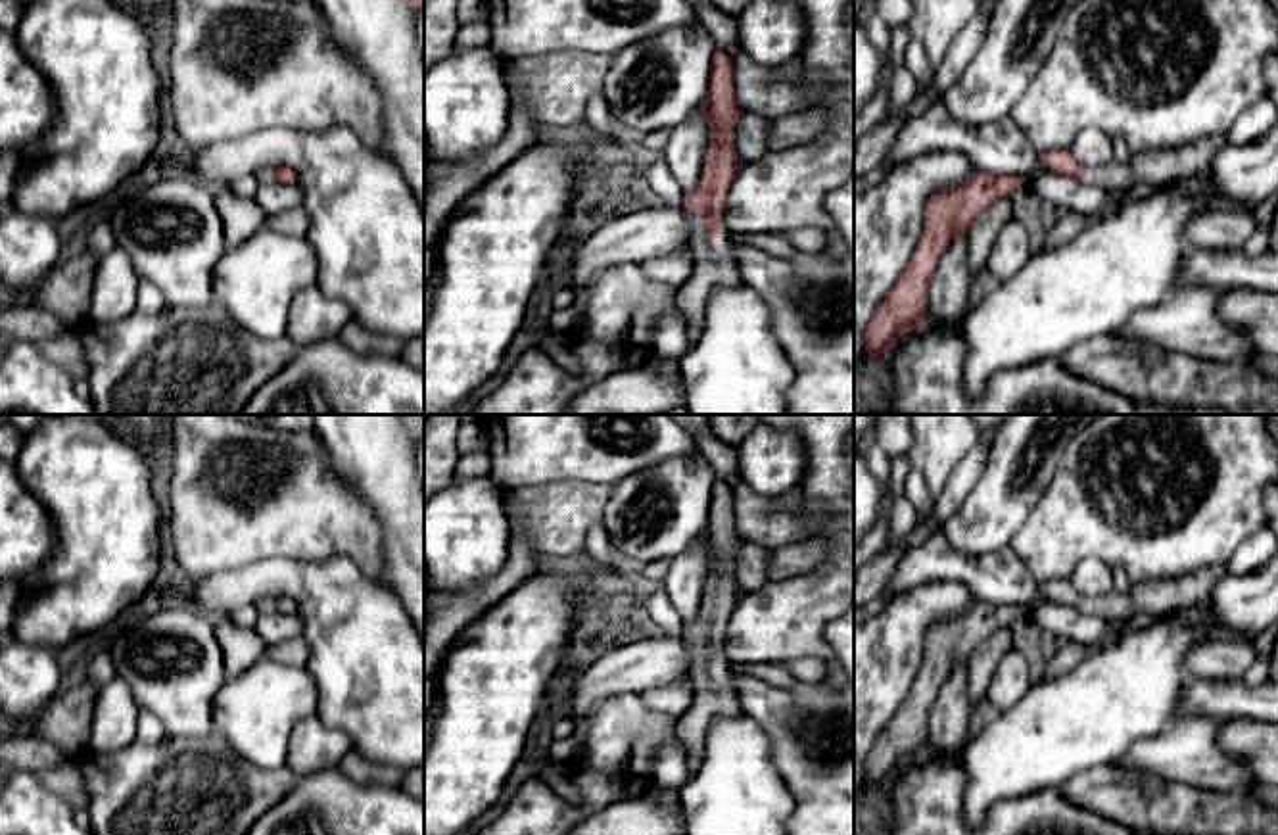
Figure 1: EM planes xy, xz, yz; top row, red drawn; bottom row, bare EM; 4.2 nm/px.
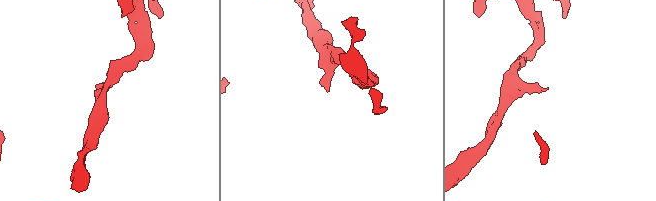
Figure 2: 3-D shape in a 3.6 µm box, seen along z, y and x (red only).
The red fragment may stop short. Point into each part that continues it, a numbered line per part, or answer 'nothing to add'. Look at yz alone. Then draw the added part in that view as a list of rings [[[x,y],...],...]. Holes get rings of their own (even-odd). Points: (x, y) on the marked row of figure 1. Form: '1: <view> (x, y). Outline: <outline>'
1: yz (1158, 166). Outline: [[[1205,136],[1178,148],[1136,152],[1128,163],[1113,159],[1088,167],[1084,180],[1109,190],[1128,190],[1138,182],[1163,184],[1205,171],[1224,144],[1226,136]]]

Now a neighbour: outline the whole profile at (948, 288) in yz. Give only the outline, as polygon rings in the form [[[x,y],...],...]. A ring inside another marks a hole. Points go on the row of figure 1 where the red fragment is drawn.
[[[1011,198],[998,200],[942,253],[929,284],[929,307],[919,328],[961,326],[971,278],[988,269],[1006,282],[1030,253],[1029,232],[1011,215]]]

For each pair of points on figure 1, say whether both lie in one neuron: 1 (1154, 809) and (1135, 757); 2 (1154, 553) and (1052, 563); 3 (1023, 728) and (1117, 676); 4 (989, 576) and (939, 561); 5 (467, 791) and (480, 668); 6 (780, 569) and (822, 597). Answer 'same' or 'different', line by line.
1: different
2: same
3: same
4: same
5: same
6: different

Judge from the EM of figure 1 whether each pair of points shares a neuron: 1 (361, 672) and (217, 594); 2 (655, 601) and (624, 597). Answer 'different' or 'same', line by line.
1: same
2: different

